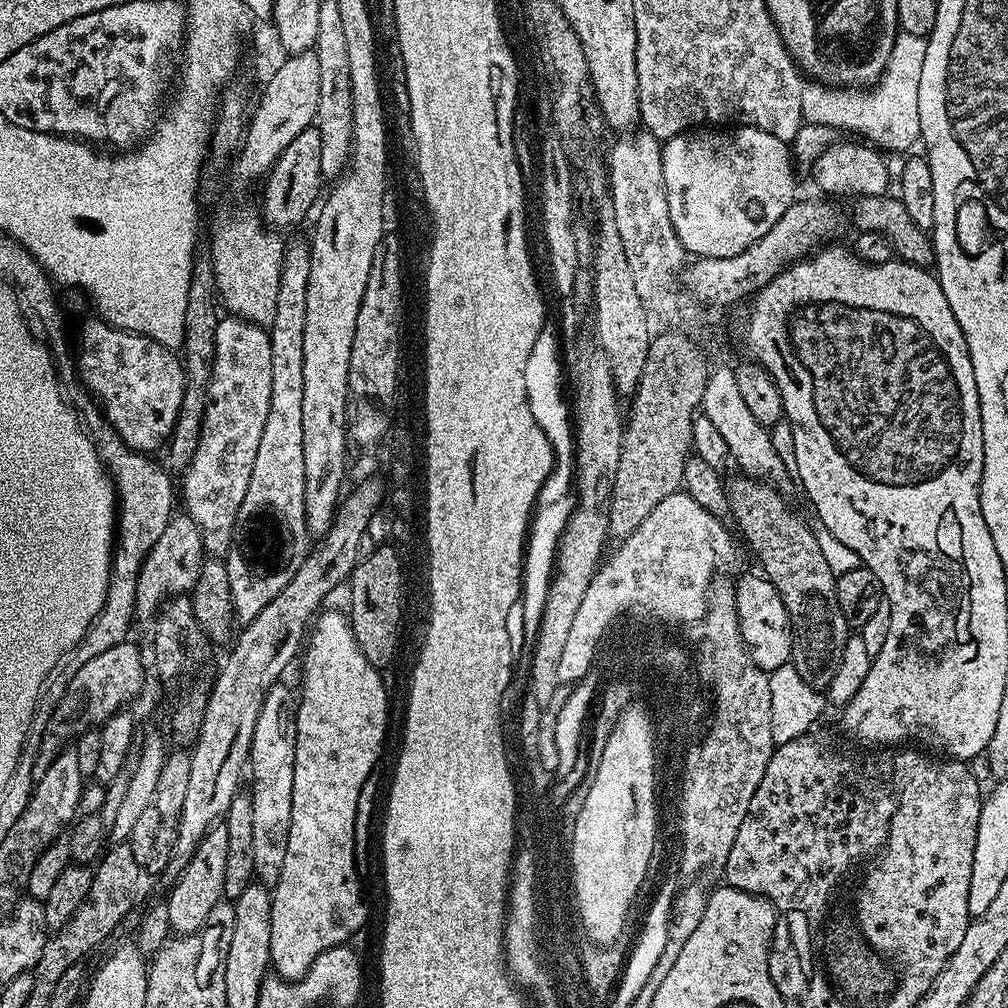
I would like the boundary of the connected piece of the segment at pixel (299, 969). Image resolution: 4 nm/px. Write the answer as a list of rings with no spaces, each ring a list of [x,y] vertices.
[[[321,611],[315,617],[314,623],[311,625],[310,631],[306,636],[306,643],[302,648],[302,660],[304,658],[304,673],[300,676],[300,692],[298,688],[298,703],[296,705],[296,749],[294,750],[294,808],[290,810],[290,836],[286,838],[286,858],[282,862],[282,874],[278,878],[278,882],[271,889],[272,894],[272,921],[270,922],[270,958],[272,959],[271,967],[274,969],[275,975],[281,980],[300,980],[306,974],[306,970],[310,970],[310,966],[318,958],[318,954],[322,954],[331,948],[338,948],[349,943],[348,939],[359,930],[364,924],[364,912],[366,912],[366,905],[362,902],[360,897],[360,885],[362,883],[361,877],[356,877],[356,811],[360,808],[360,791],[364,788],[364,783],[368,780],[368,775],[376,768],[376,763],[380,760],[380,751],[384,746],[384,735],[388,732],[388,692],[384,689],[384,680],[381,673],[365,658],[360,652],[360,648],[356,645],[356,639],[352,633],[352,625],[345,613],[341,612],[325,612]]]

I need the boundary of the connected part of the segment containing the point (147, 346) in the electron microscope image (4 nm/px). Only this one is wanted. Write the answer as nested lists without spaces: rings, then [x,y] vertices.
[[[105,324],[102,328],[96,328],[96,340],[88,340],[88,352],[84,352],[84,376],[88,376],[88,384],[100,392],[99,403],[104,407],[103,415],[124,439],[126,446],[136,452],[152,454],[160,443],[160,447],[165,443],[180,417],[184,393],[184,366],[181,357],[173,349],[136,332],[122,332],[111,324]]]

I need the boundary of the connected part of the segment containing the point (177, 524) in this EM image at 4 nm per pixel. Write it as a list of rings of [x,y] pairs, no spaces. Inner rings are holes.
[[[187,514],[175,515],[140,568],[136,587],[137,619],[139,621],[153,619],[166,599],[190,592],[197,584],[198,574],[205,558],[200,528]]]

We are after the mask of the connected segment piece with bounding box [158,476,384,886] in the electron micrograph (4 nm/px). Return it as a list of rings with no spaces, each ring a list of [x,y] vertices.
[[[377,477],[357,483],[337,507],[330,530],[321,537],[318,550],[310,553],[292,573],[291,582],[266,604],[260,614],[248,622],[237,635],[232,651],[208,692],[201,732],[190,748],[190,782],[186,802],[176,824],[178,843],[170,863],[162,870],[159,883],[171,886],[182,878],[182,870],[190,866],[198,842],[210,829],[221,823],[228,813],[231,800],[241,787],[240,775],[245,775],[248,751],[254,738],[254,722],[262,710],[264,695],[283,676],[282,672],[301,651],[309,622],[319,611],[320,602],[338,585],[343,585],[360,560],[360,546],[367,537],[369,523],[379,513],[384,488]]]

